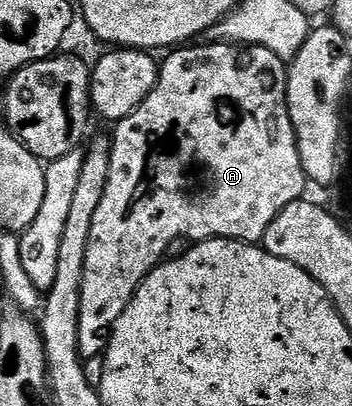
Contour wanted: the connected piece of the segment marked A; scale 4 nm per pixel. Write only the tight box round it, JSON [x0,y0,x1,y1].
[77,41,309,360]

